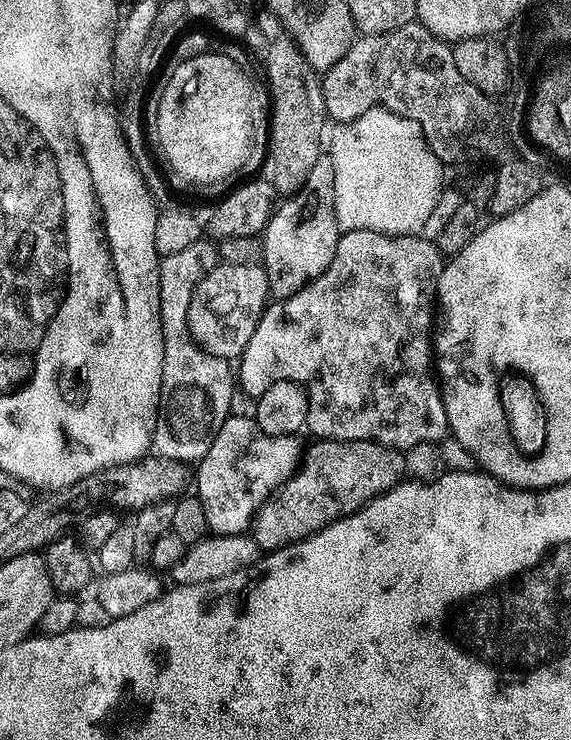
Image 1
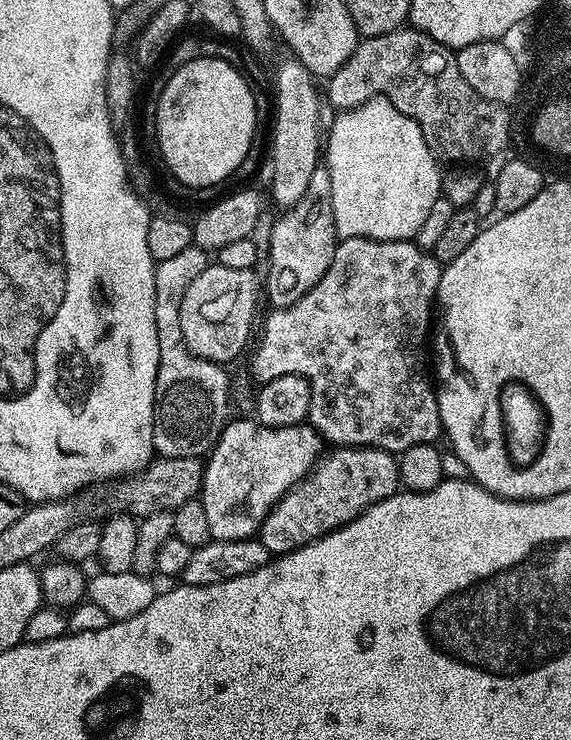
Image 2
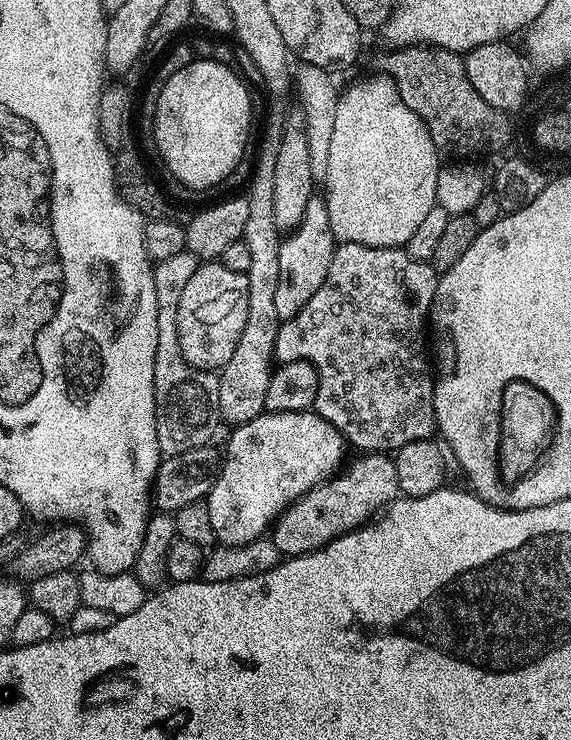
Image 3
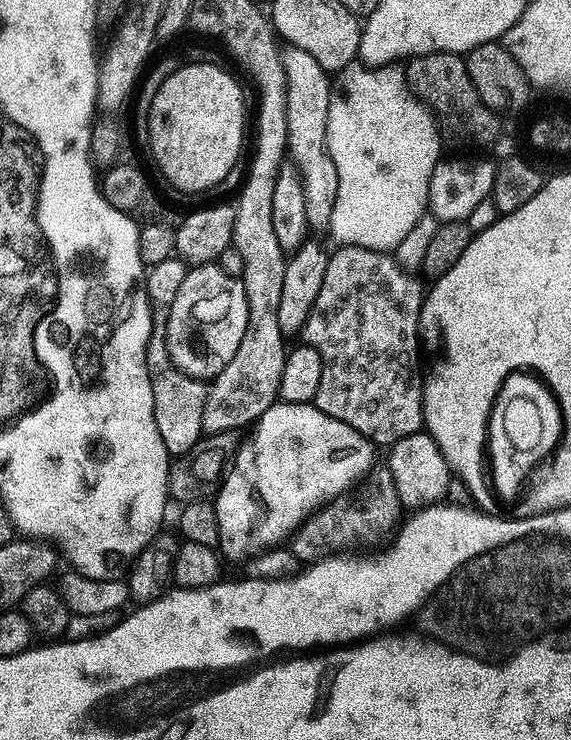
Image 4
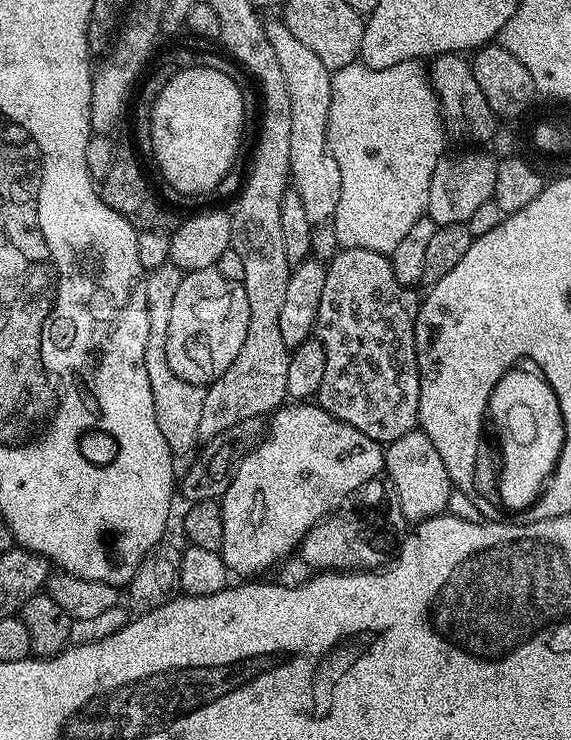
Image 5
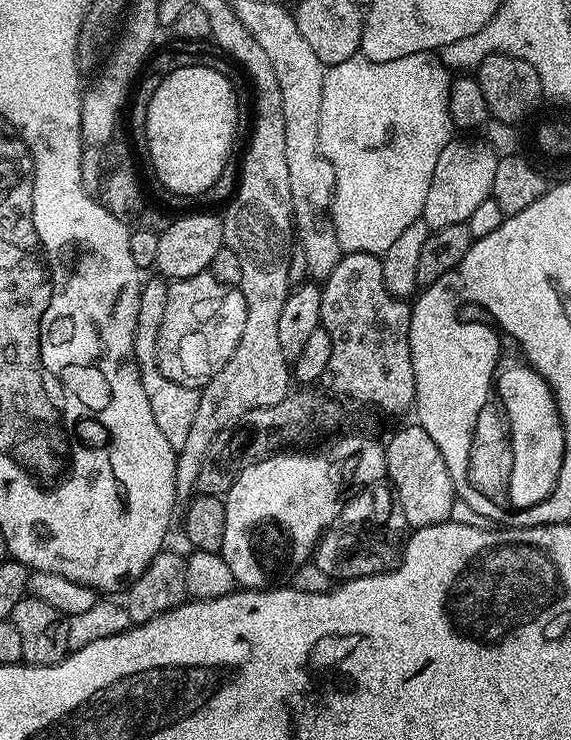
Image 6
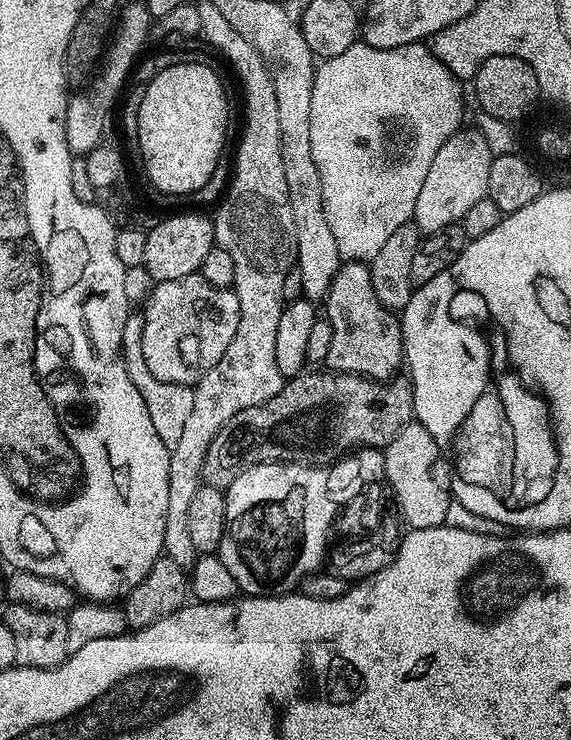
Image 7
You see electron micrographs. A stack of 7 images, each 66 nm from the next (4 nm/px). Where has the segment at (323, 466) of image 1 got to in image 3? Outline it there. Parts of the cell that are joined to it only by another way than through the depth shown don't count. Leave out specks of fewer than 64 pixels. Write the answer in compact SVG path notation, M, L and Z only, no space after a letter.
M369 452L357 455L357 457L357 460L349 459L329 480L323 480L306 495L298 497L272 525L270 538L276 549L280 551L281 557L301 556L326 547L332 540L337 540L338 537L345 536L347 532L353 532L356 528L361 528L364 524L369 523L377 513L387 508L393 500L401 495L398 486L398 470L395 459L391 455Z

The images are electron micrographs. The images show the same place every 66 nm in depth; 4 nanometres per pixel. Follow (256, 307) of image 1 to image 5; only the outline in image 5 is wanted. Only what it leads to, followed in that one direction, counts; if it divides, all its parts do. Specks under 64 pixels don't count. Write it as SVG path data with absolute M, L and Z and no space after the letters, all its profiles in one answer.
M214 266L185 274L178 286L178 294L174 294L170 326L166 330L166 362L170 362L170 370L191 384L211 384L228 369L234 358L238 358L238 350L242 350L242 342L246 342L246 326L250 326L250 302L246 302L243 284L222 278Z

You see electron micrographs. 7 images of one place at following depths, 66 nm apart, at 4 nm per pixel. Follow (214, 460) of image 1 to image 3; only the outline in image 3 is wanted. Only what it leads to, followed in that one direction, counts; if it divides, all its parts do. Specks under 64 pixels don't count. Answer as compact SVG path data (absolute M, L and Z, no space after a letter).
M314 410L265 411L250 422L235 425L231 431L232 437L229 438L228 445L223 445L222 448L220 471L212 481L212 488L206 497L210 522L214 525L214 534L220 544L242 546L246 542L261 539L298 497L306 495L314 486L336 475L346 460L344 435Z

